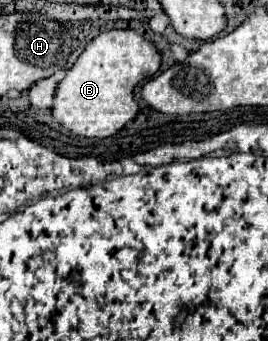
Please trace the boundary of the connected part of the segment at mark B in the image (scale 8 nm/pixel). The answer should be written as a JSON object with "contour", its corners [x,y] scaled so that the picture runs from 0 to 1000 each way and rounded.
{"contour":[[[418,85],[358,103],[216,243],[194,343],[254,384],[306,402],[410,402],[515,331],[493,267],[597,202],[582,138],[493,85]]]}

